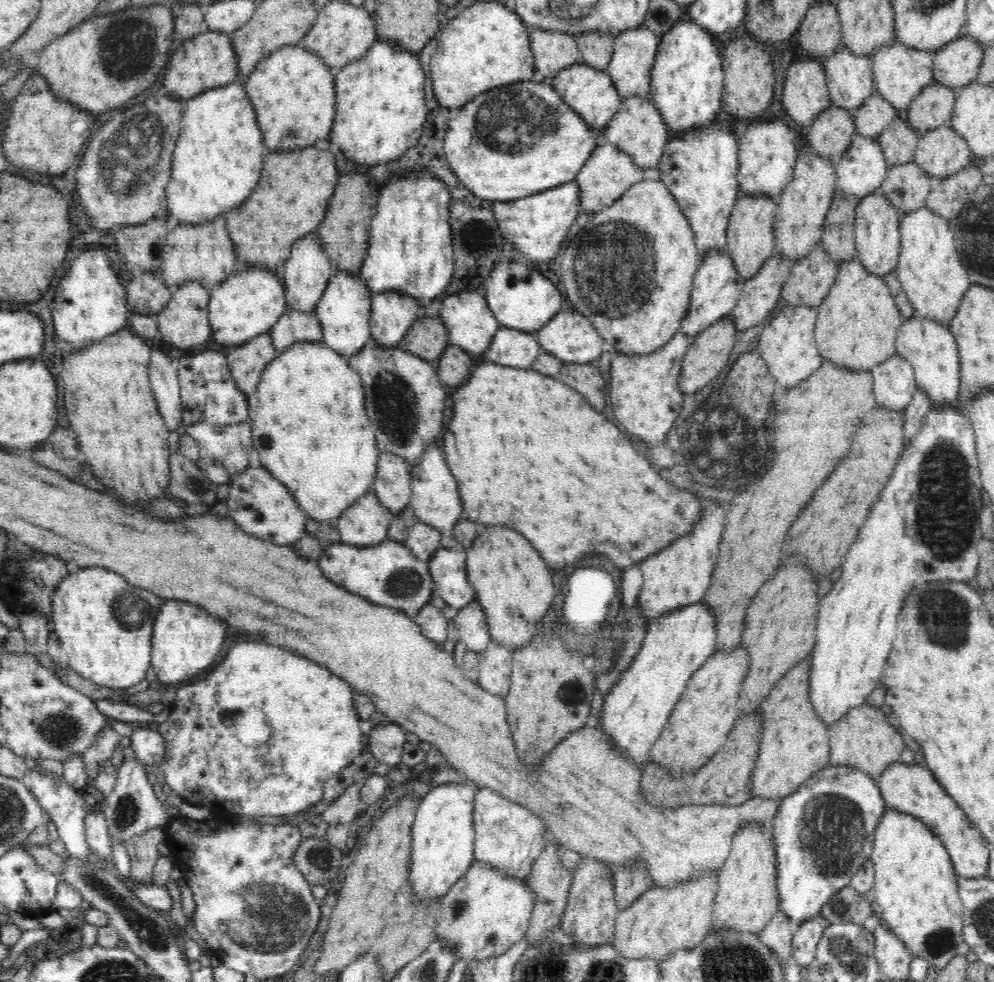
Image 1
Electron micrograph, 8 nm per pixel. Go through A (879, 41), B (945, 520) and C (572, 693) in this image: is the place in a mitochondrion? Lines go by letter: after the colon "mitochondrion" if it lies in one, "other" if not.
A: other
B: mitochondrion
C: mitochondrion

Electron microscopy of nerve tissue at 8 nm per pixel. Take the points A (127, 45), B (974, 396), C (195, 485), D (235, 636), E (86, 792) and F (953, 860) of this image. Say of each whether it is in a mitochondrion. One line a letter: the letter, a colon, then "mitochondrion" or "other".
A: mitochondrion
B: other
C: mitochondrion
D: other
E: other
F: other

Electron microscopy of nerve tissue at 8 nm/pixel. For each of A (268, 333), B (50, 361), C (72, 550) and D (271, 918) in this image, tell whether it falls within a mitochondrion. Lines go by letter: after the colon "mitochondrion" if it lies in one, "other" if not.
A: other
B: other
C: mitochondrion
D: mitochondrion

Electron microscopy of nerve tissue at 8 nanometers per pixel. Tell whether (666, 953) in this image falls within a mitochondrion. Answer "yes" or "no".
no

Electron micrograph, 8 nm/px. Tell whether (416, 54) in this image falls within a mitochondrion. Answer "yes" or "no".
no

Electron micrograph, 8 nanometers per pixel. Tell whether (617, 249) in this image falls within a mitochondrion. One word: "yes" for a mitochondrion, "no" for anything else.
yes

